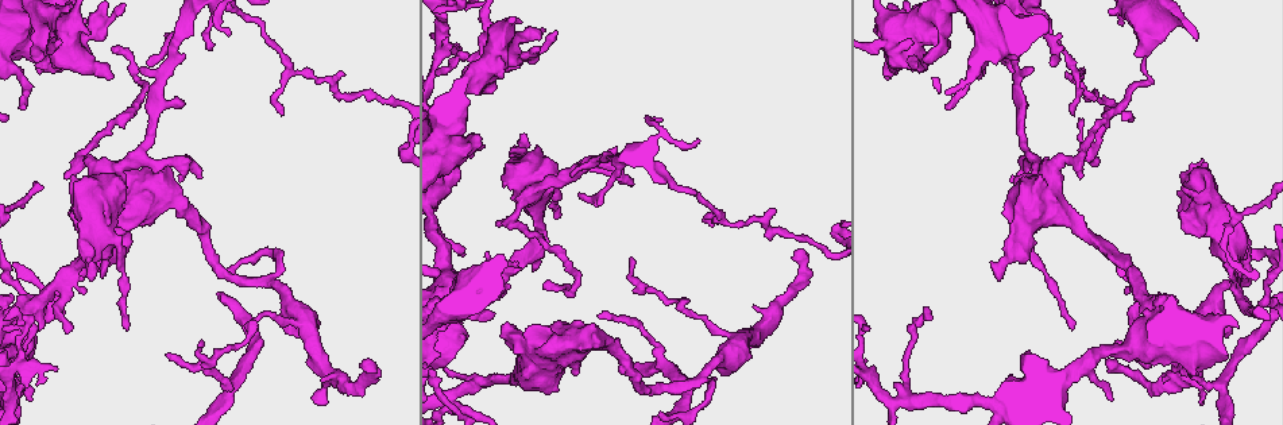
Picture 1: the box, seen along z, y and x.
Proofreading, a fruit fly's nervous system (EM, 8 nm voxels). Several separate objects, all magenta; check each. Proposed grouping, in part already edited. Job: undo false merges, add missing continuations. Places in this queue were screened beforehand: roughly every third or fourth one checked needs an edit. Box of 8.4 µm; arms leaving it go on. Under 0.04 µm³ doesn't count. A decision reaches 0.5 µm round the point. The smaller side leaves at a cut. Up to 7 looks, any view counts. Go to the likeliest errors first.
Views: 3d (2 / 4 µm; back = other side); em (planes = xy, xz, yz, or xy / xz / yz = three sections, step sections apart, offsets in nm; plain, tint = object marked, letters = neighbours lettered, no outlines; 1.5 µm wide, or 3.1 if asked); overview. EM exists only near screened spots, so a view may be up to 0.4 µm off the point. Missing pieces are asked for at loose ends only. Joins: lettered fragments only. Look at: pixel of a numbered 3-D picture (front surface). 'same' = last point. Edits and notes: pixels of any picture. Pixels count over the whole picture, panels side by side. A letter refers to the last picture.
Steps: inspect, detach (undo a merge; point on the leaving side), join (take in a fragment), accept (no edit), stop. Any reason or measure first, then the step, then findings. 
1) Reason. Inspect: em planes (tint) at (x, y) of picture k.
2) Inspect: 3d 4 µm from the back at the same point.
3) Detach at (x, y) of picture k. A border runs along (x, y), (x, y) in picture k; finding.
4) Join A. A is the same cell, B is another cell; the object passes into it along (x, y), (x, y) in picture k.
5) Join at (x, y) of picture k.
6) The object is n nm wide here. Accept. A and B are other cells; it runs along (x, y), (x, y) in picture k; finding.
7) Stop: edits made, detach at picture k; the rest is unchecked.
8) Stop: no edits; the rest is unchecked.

Free end. Inspect: 3d 4 µm at (596, 314) of picture 1.

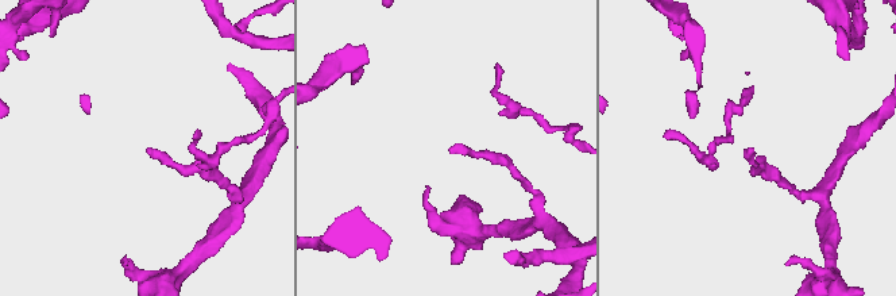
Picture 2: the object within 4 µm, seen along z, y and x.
Shape alone is not enough. Inspect: em xz step 4 (tint) at (747, 149) of picture 2.

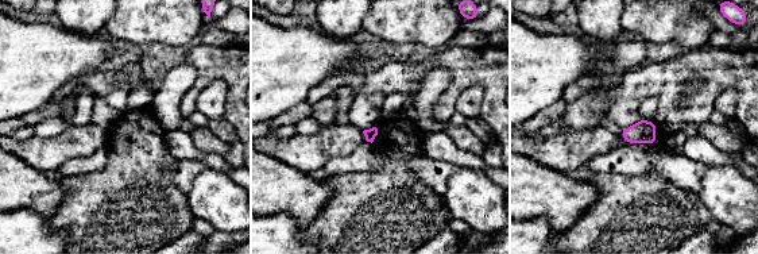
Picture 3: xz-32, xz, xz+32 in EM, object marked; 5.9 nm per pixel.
Another direction. Inspect: em planes (letters) at the same point.

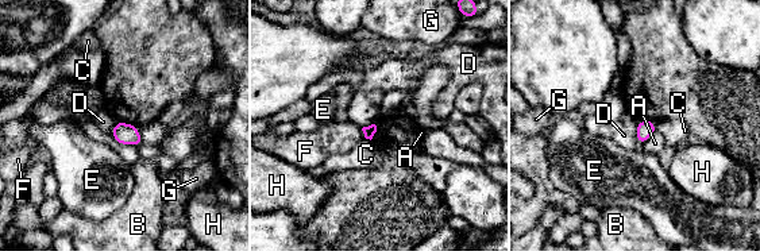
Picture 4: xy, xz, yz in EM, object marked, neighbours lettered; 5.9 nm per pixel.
Accept. A, B, C, D, E, F, G and H are other cells; a border runs along (116, 122), (112, 128), (115, 143) in picture 4; no lettered fragment goes on from it.

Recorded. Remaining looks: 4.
Branch stops here. Inspect: em planes (letters) at (320, 405) of picture 1.

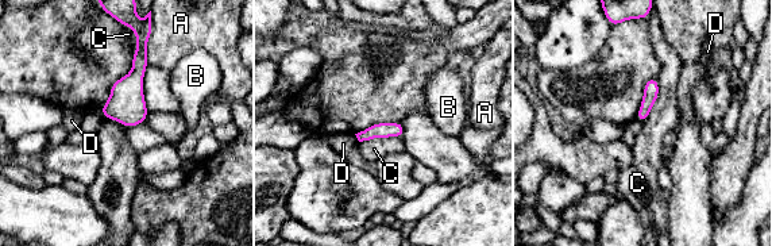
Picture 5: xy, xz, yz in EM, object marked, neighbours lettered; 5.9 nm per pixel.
Accept. A, B, C and D are other cells; a border runs along (657, 77), (657, 99), (643, 123) in picture 5; none of them fits.

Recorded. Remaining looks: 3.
Branch stops here. Inspect: em planes (letters) at (110, 76) of picture 1.

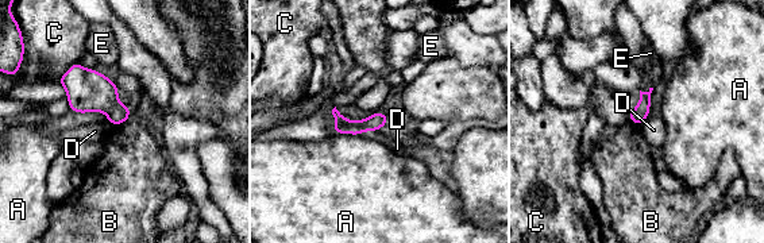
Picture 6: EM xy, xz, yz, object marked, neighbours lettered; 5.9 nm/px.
The longest contact is with C, 190 nm. Accept. A, B, C, D and E are other cells; no lettered fragment goes on from it.

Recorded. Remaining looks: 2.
Stop: no edits; the rest is unchecked.

